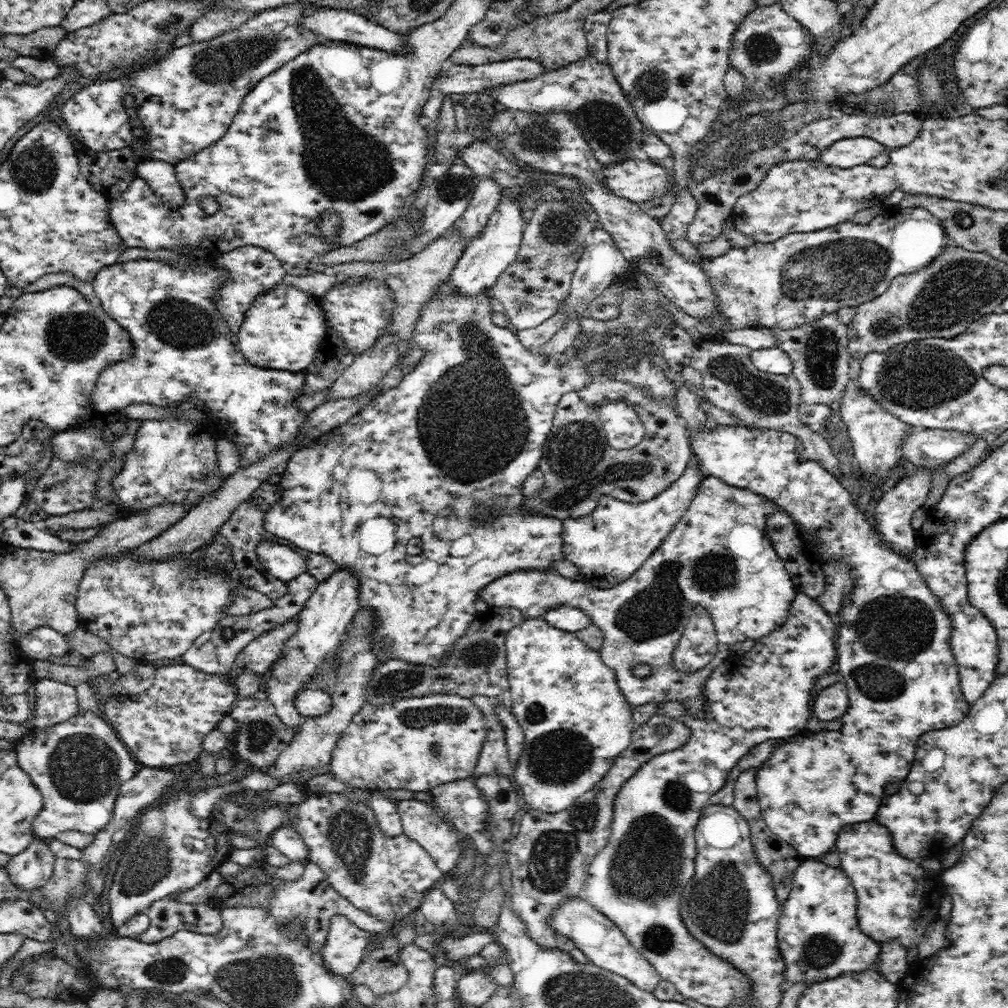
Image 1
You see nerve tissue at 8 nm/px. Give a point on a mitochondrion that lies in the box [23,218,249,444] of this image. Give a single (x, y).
(181, 324)

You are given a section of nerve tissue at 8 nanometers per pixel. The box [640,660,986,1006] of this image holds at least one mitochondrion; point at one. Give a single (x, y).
(721, 904)

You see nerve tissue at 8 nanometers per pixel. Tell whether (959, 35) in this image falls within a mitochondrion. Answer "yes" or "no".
no

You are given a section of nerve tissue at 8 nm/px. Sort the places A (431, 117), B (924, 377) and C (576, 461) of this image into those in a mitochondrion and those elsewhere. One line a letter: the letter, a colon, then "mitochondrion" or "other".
A: other
B: mitochondrion
C: mitochondrion

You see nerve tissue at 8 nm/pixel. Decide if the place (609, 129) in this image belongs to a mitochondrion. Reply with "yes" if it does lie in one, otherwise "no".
yes

